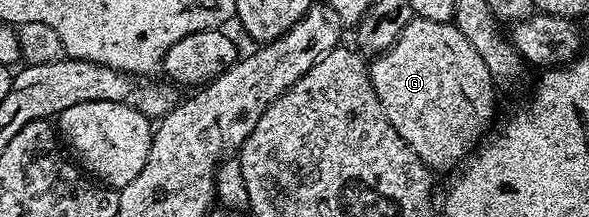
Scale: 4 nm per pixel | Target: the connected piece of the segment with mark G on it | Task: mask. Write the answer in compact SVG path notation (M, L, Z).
M414 16L411 24L403 28L399 40L395 40L392 48L384 54L376 55L369 62L369 74L375 96L379 96L383 112L387 112L387 120L395 124L395 132L399 132L399 136L407 140L409 147L433 172L452 171L460 167L486 137L485 126L491 125L497 114L499 90L493 85L491 72L487 72L487 64L483 64L479 52L471 48L467 36L463 36L463 32L459 32L459 28L452 22L423 20Z

